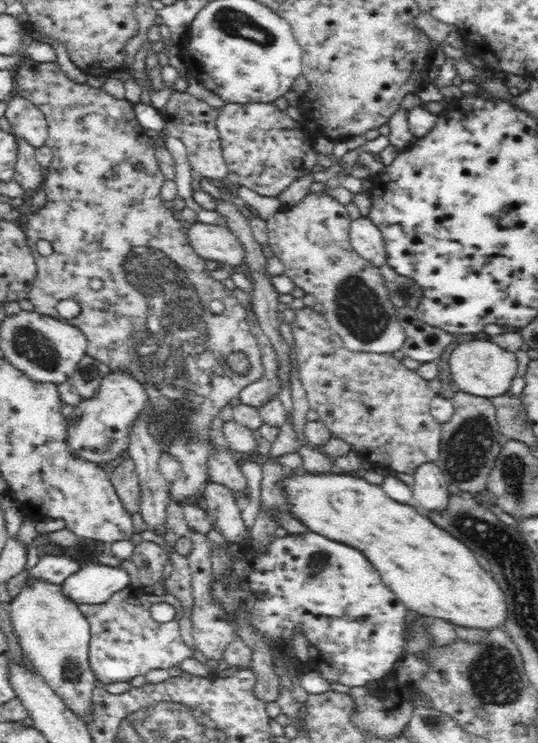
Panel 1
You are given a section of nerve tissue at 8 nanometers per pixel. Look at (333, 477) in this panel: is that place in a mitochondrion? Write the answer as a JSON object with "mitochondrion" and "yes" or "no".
{"mitochondrion":"no"}

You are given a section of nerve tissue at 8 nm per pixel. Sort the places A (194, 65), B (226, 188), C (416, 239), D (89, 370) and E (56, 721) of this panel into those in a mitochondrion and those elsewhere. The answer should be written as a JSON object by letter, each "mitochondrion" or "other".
{"A":"other","B":"other","C":"other","D":"mitochondrion","E":"other"}

